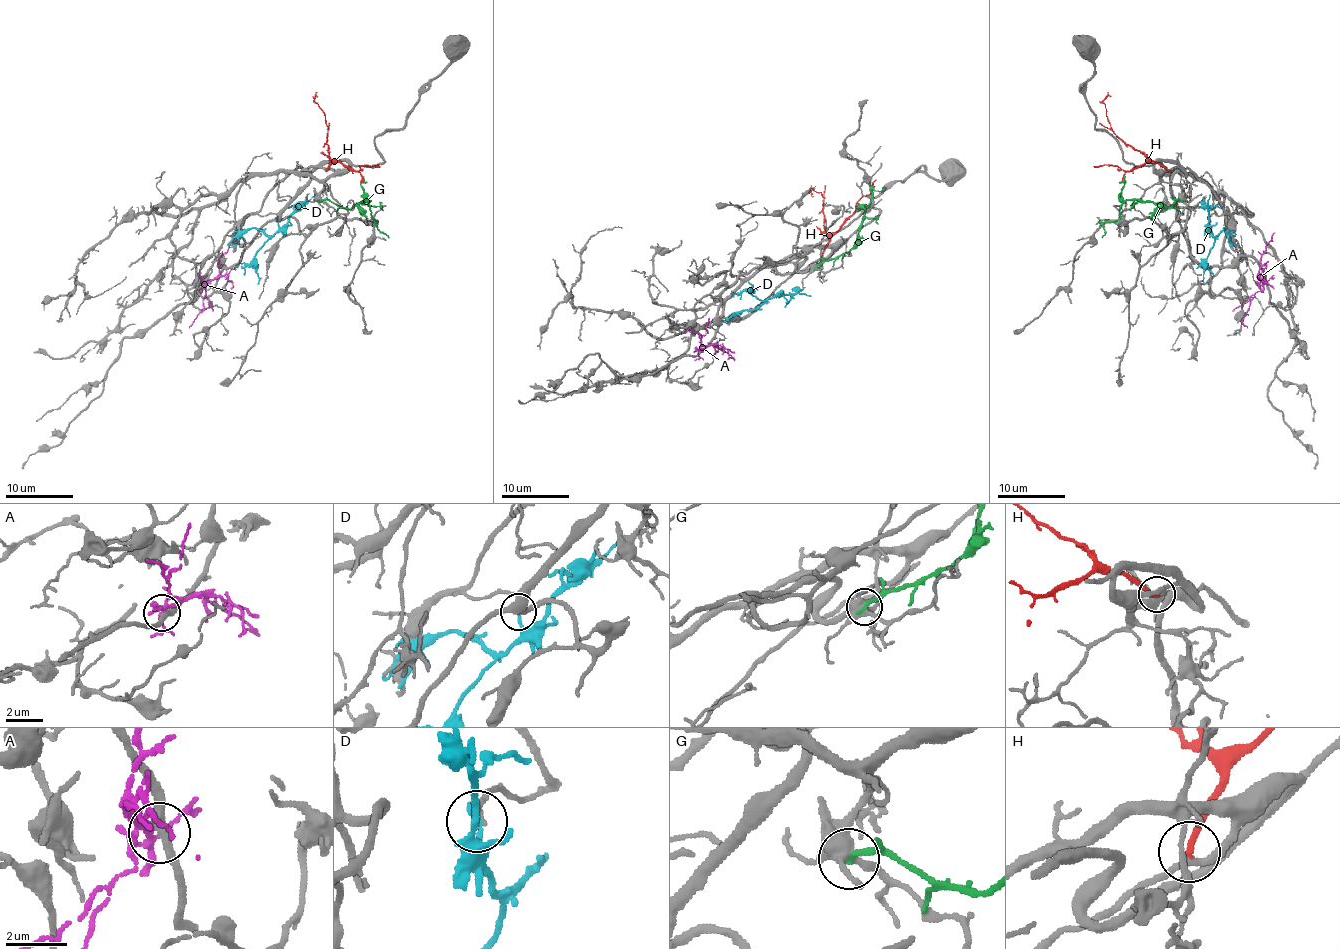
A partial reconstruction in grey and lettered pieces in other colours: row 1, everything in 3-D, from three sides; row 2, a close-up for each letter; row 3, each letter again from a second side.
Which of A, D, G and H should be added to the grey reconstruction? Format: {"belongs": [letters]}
{"belongs": ["H"]}

